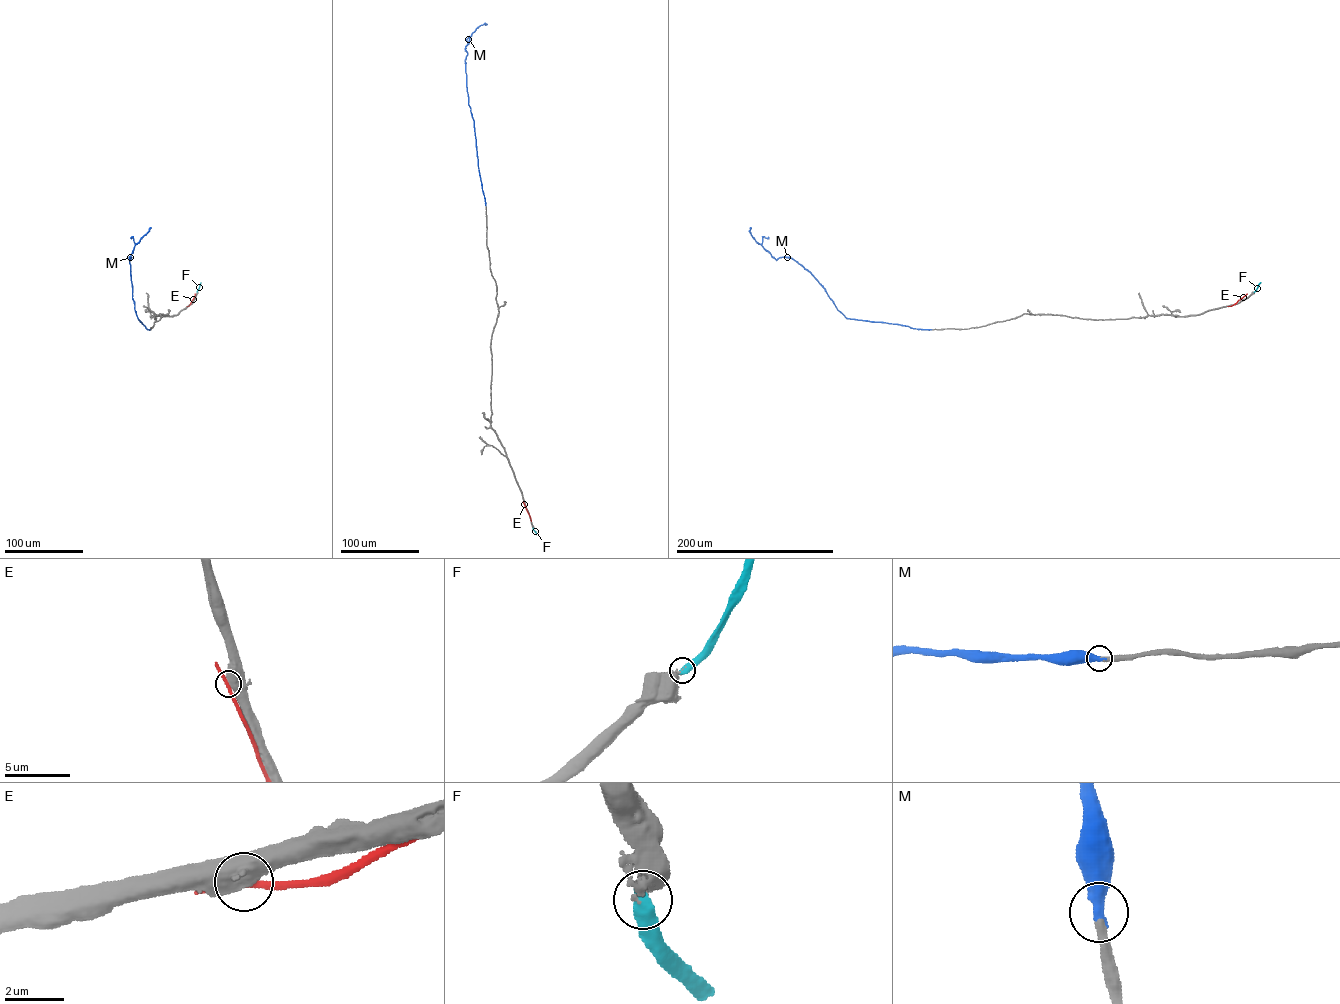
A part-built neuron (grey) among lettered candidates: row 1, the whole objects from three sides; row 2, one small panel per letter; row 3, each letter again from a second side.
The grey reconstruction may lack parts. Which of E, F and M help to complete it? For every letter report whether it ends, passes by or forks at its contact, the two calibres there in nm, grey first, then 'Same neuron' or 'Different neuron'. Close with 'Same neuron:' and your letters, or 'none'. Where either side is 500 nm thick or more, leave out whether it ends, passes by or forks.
E: Thickness 850 nm (grey) against 240 nm. Different neuron
F: Thickness 400 nm (grey) against 550 nm. Different neuron
M: It ends there. Thickness 300 nm (grey) against 460 nm. Same neuron
Same neuron: M

